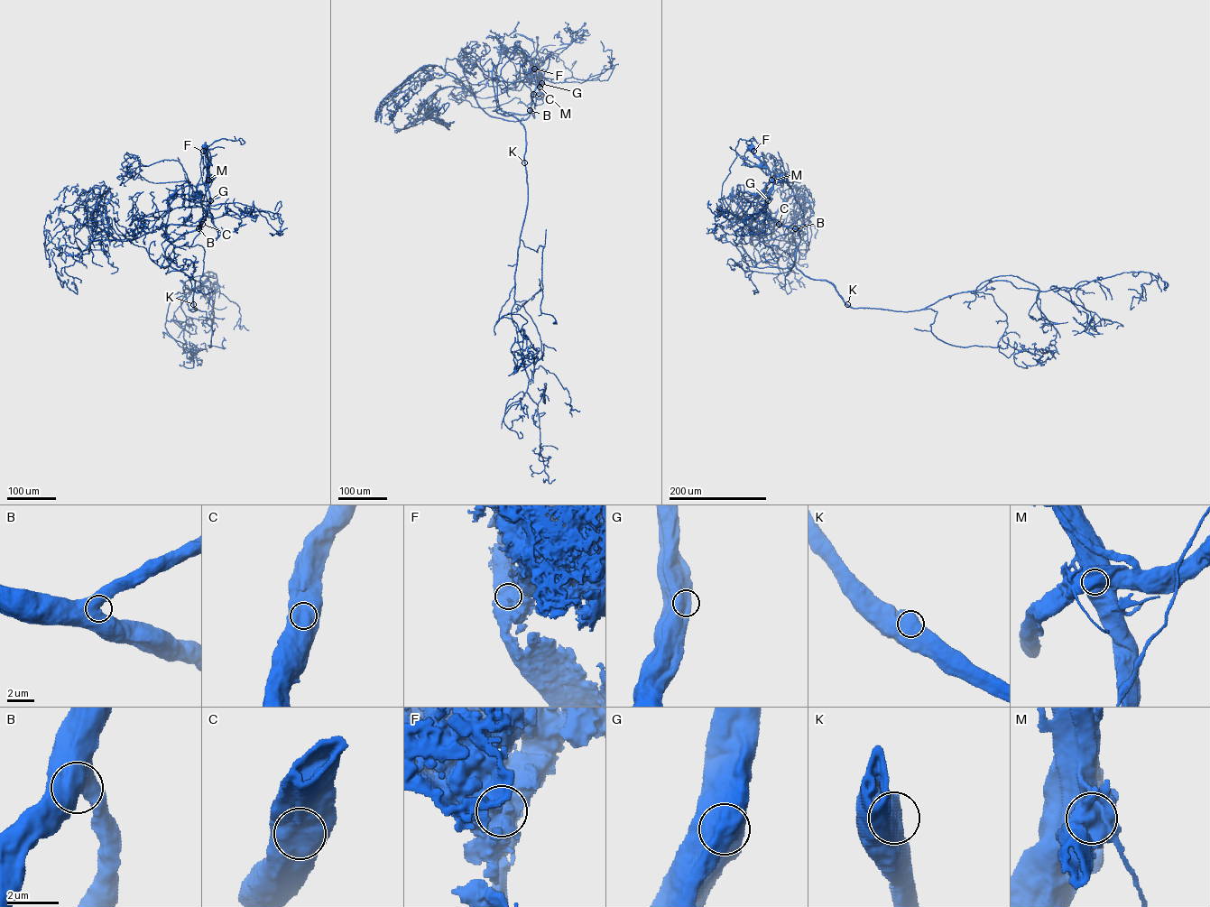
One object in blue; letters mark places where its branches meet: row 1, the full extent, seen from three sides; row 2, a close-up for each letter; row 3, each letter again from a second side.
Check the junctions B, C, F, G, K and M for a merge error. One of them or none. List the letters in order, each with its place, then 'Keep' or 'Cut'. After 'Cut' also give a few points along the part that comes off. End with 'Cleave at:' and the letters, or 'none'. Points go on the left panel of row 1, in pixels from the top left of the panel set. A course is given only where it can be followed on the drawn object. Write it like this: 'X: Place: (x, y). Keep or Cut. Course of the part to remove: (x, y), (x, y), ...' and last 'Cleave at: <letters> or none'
B: Place: (198, 228). Keep
C: Place: (202, 224). Keep
F: Place: (203, 151). Keep
G: Place: (210, 200). Keep
K: Place: (193, 304). Keep
M: Place: (208, 180). Cut. Course of the part to remove: (208, 180), (198, 185), (198, 193), (191, 184), (177, 191), (161, 236)
Cleave at: M

